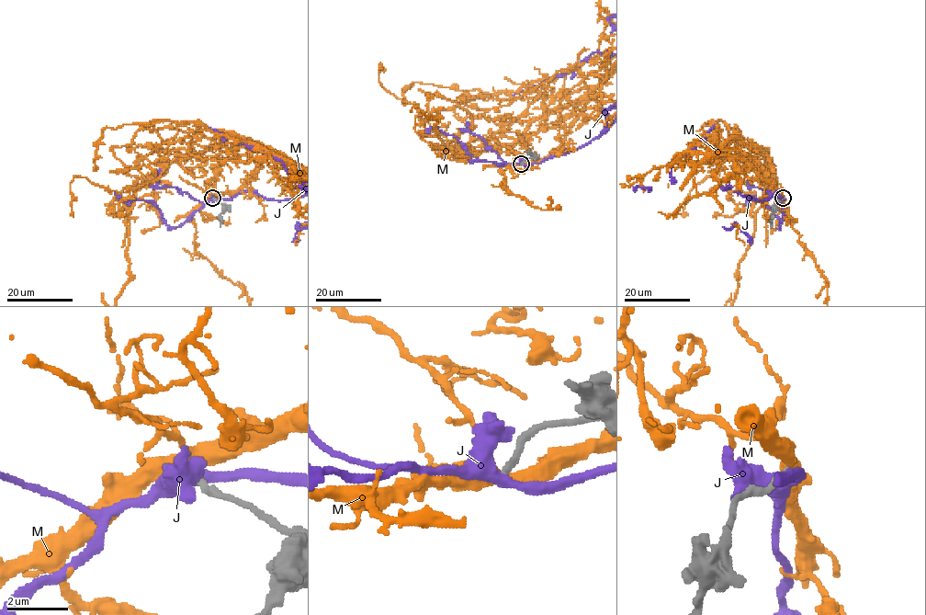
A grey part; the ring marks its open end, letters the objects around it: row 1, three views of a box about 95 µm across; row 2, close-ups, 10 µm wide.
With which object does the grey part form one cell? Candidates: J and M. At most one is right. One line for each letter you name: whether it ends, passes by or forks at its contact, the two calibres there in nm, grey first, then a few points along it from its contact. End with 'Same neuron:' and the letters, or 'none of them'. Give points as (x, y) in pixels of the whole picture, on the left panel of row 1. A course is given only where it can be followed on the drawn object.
Same neuron: none of them

